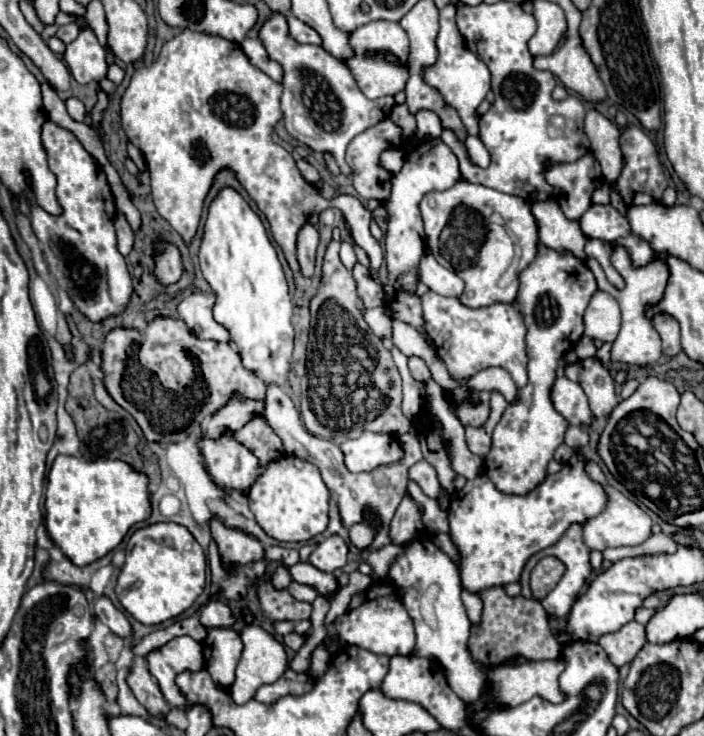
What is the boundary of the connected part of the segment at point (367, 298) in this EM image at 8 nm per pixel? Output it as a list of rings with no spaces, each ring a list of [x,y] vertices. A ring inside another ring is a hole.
[[[356,264],[352,274],[354,274],[356,286],[358,286],[358,296],[362,298],[366,308],[376,308],[376,306],[384,306],[386,304],[384,290],[370,278],[370,270],[366,266]]]

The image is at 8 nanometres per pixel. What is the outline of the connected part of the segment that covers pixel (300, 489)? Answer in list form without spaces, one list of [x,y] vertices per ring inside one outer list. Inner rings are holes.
[[[282,454],[268,464],[266,472],[250,488],[248,502],[262,530],[280,542],[308,542],[328,528],[330,490],[326,490],[312,462],[294,458],[292,454]]]

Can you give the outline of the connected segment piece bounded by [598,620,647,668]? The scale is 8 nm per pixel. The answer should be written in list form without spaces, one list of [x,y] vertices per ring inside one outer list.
[[[635,620],[622,626],[622,630],[598,638],[598,644],[604,648],[610,662],[618,668],[630,664],[646,642],[645,626]]]

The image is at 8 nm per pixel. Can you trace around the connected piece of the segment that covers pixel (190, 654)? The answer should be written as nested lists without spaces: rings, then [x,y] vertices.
[[[190,636],[172,638],[166,646],[148,654],[148,668],[156,676],[166,702],[182,710],[182,706],[186,706],[186,698],[178,694],[178,686],[174,686],[174,678],[186,670],[204,668],[202,644],[192,640]]]

